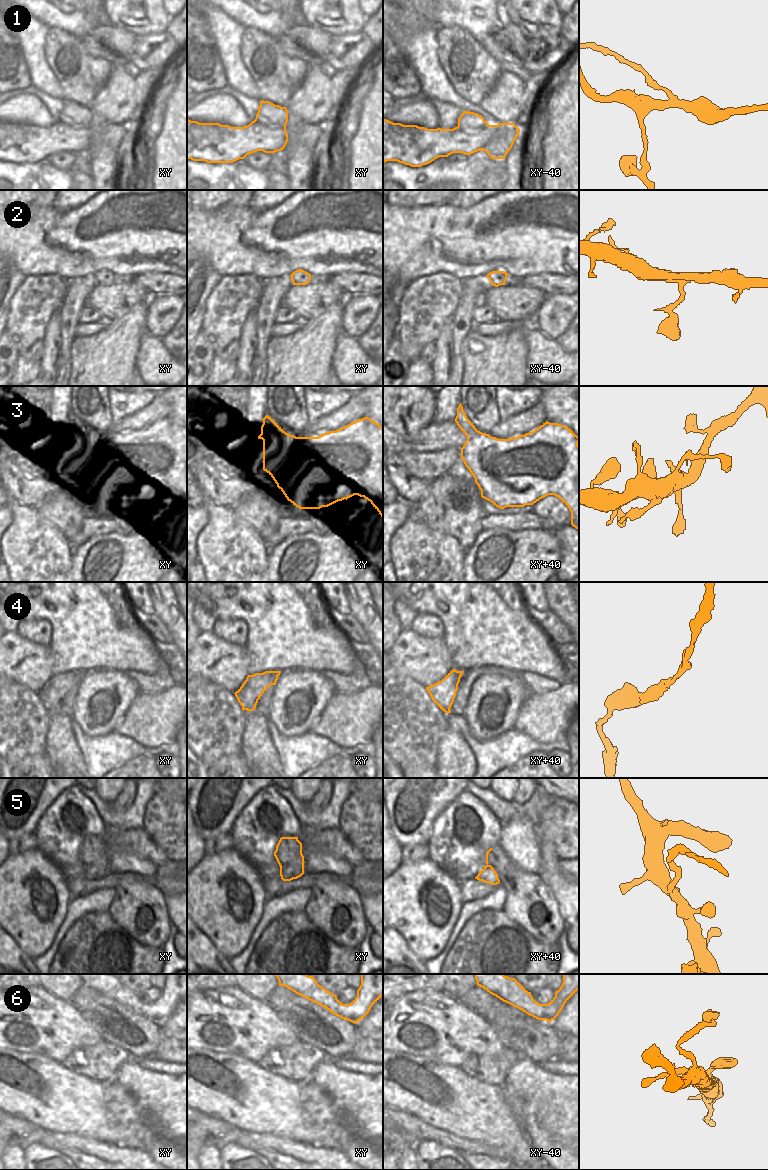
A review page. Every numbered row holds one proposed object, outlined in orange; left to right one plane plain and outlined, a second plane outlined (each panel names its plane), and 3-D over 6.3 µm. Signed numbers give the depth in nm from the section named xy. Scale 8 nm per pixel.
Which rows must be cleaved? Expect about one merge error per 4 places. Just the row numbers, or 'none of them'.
1, 5

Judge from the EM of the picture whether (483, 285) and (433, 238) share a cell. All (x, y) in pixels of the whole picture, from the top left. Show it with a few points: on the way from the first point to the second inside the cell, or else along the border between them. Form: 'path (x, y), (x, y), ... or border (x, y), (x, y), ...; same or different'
border (486, 274), (471, 276), (463, 281); different

